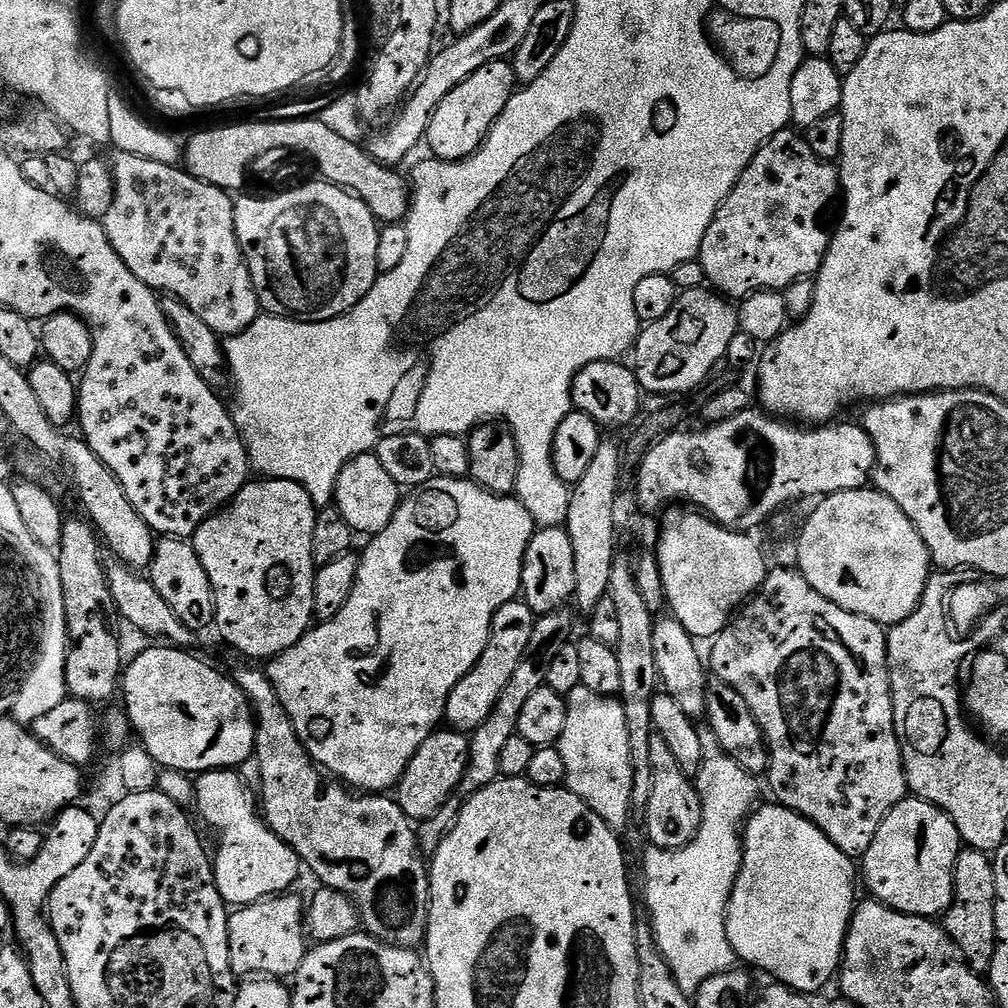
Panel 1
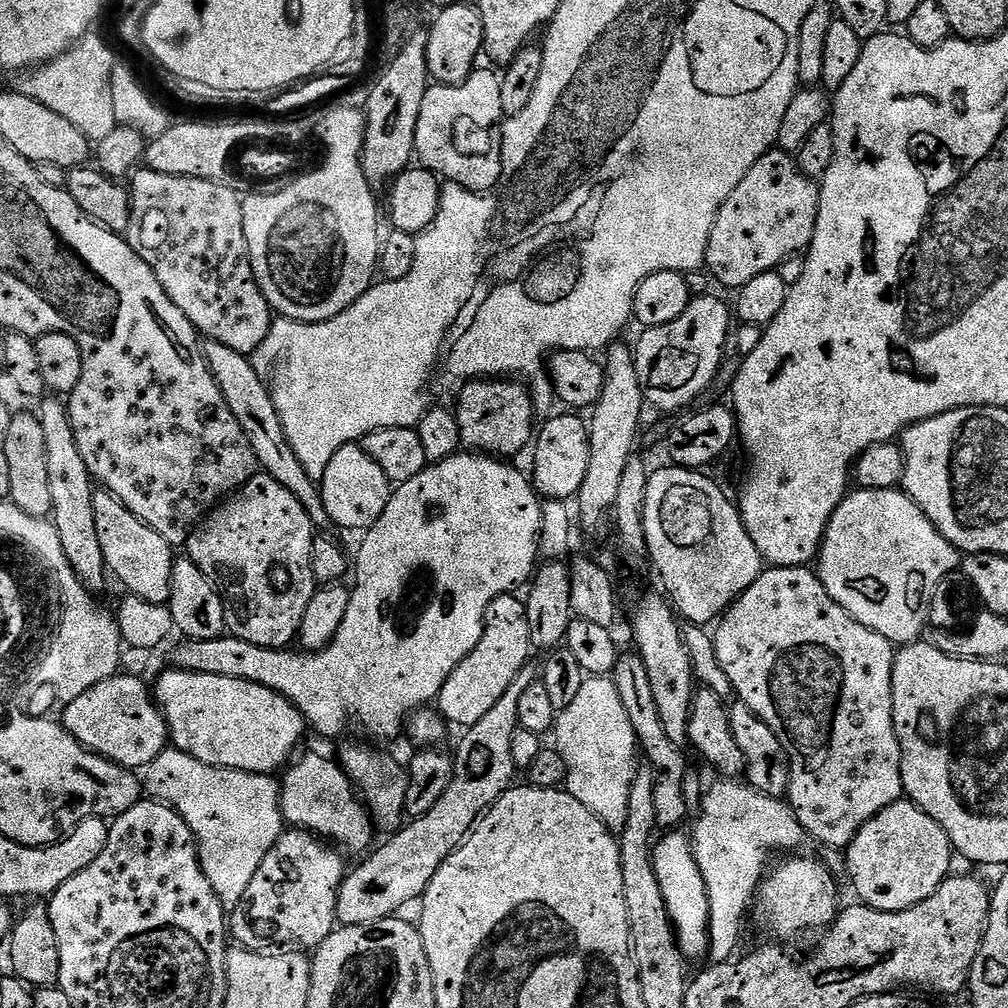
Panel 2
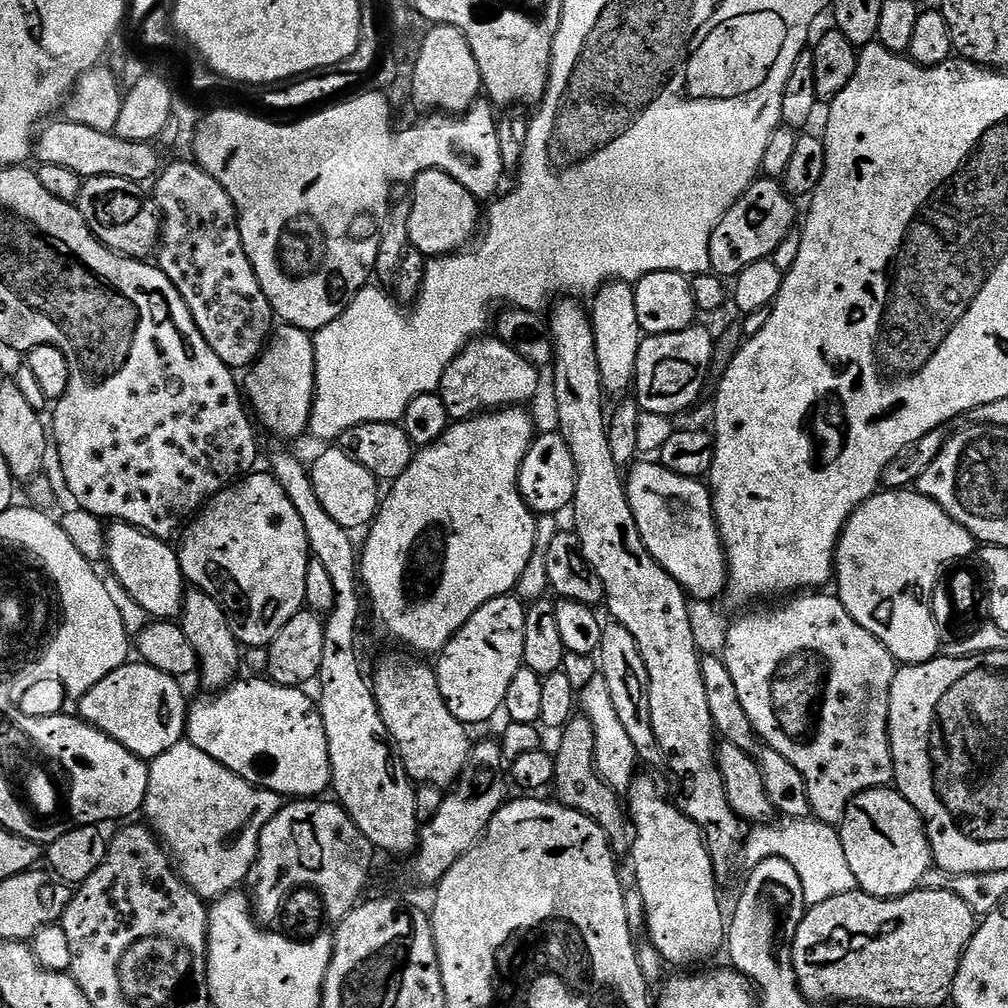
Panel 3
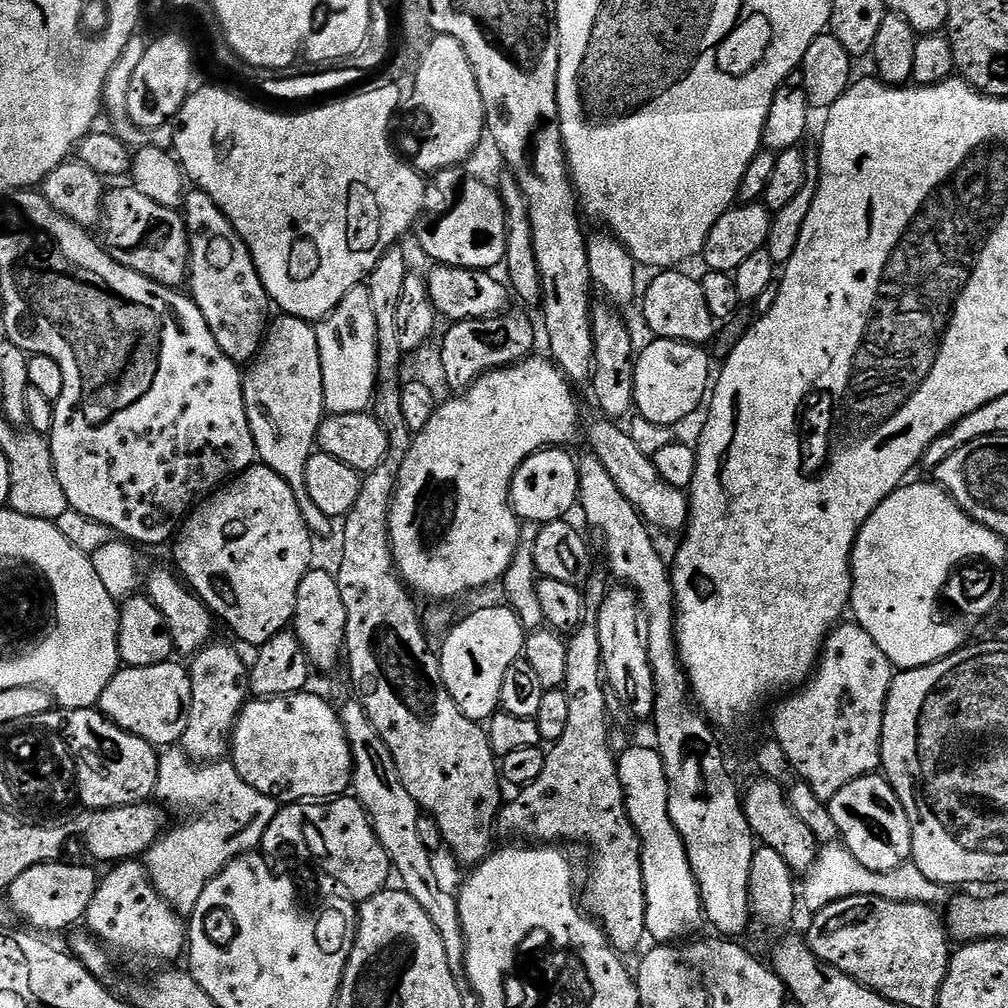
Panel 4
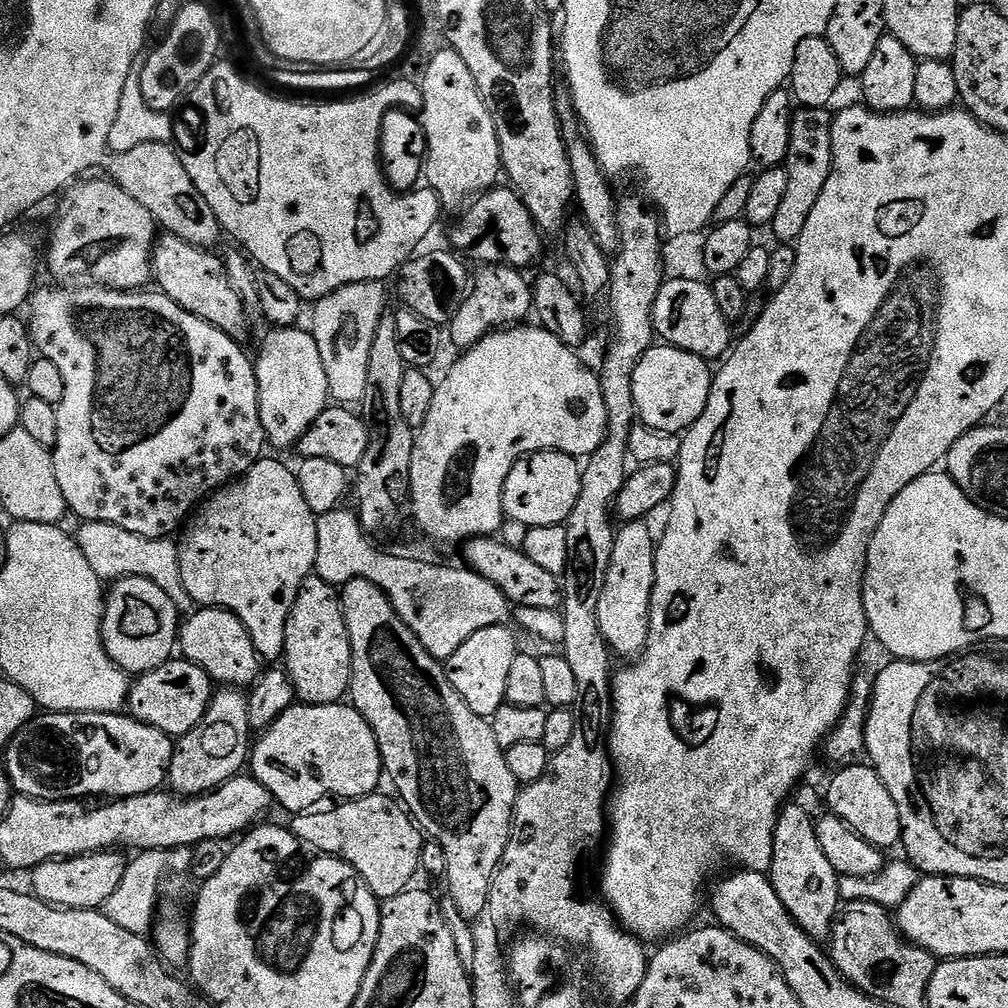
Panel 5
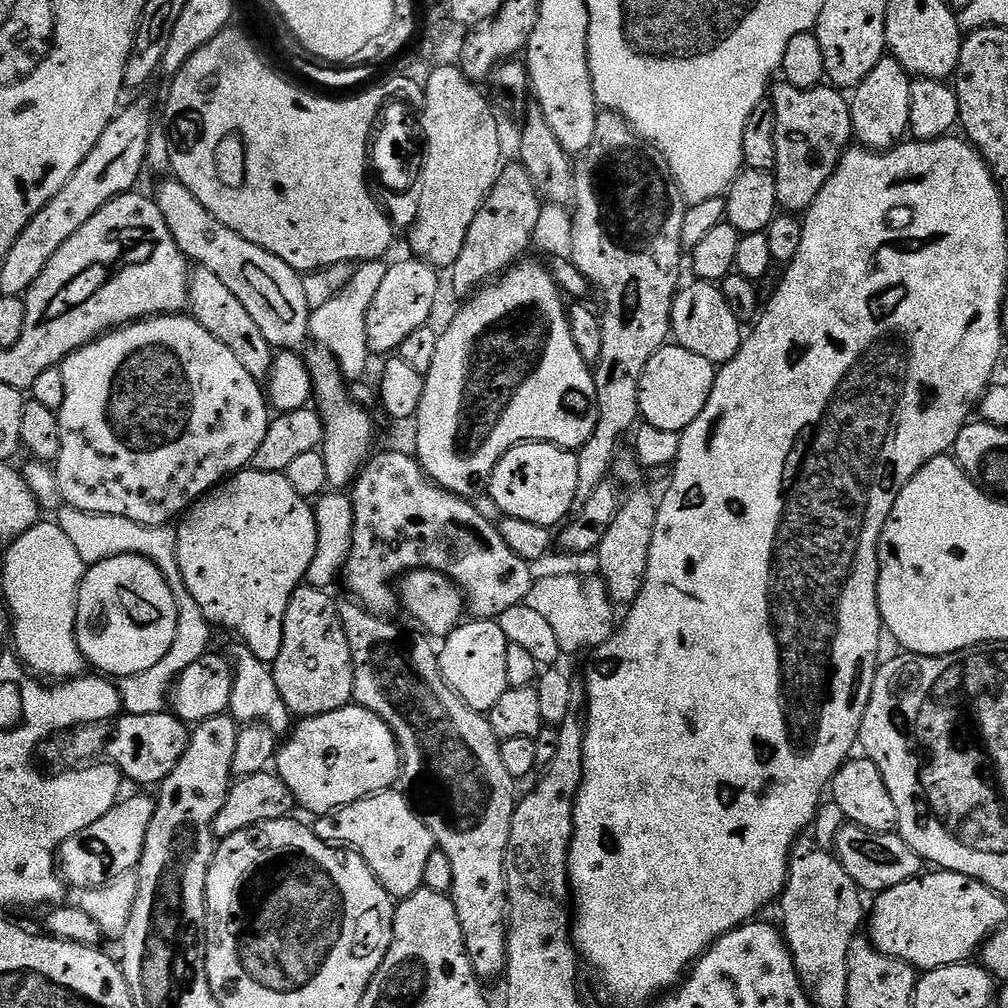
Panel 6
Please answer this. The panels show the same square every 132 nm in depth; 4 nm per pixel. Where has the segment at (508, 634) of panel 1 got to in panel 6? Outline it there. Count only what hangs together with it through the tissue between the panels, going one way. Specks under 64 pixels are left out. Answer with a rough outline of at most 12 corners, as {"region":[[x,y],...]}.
{"region":[[495,619],[461,623],[442,678],[481,714],[506,694],[508,639]]}

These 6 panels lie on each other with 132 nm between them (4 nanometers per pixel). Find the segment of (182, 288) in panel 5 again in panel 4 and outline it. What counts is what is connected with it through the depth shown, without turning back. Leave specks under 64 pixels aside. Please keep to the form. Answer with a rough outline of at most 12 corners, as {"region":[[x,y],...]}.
{"region":[[137,188],[105,191],[98,236],[118,263],[162,286],[188,279],[177,209]]}

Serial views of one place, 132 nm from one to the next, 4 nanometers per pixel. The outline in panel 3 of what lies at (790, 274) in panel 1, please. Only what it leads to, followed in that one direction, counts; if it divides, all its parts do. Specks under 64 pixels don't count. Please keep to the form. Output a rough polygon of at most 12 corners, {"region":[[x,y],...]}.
{"region":[[758,178],[710,238],[712,272],[735,278],[797,227],[793,197]]}

